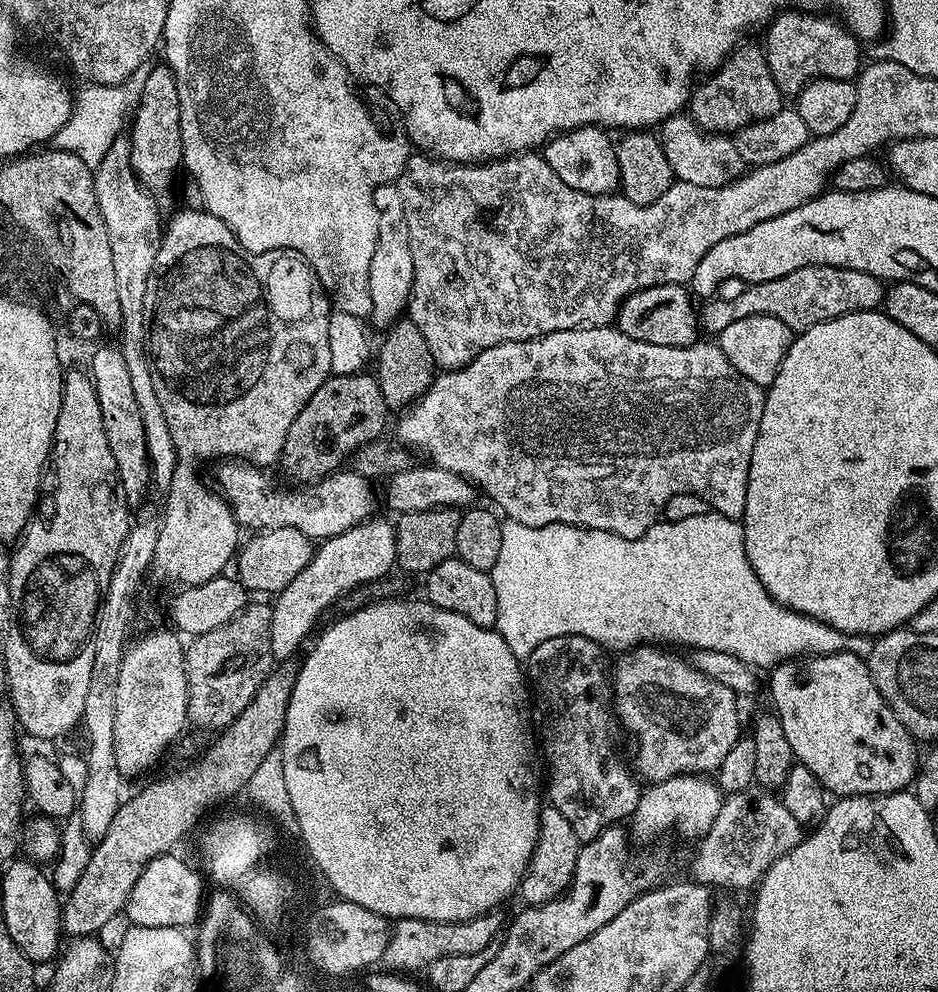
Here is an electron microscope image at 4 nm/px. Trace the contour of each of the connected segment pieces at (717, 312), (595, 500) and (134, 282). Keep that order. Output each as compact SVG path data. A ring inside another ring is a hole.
M811 264L802 266L802 270L793 270L782 278L770 278L770 282L758 282L741 287L737 296L712 298L704 309L698 312L698 324L712 334L726 330L741 318L751 318L753 314L770 314L778 322L786 322L793 333L799 334L810 326L821 324L824 320L833 320L851 312L874 312L883 305L885 285L876 276L862 270L835 268ZM721 299L721 300L720 300Z
M615 326L558 330L538 338L490 346L490 350L482 350L482 354L474 357L471 364L441 371L433 379L432 385L424 391L424 395L403 413L405 416L396 428L395 439L405 449L415 450L417 453L425 452L429 456L427 459L442 470L464 476L483 495L485 492L490 499L496 500L495 507L507 519L517 520L519 524L535 528L551 524L569 524L579 528L606 530L622 538L637 540L663 517L666 502L670 502L674 494L694 494L706 501L711 511L720 512L731 520L743 521L746 510L746 486L750 478L750 454L754 454L754 442L758 438L758 426L762 422L764 394L765 389L750 382L750 378L742 378L742 374L738 374L738 370L730 366L730 358L722 354L720 345L716 342L695 342L686 345L685 348L679 348L635 341Z
M117 138L106 151L101 164L92 173L92 185L94 198L98 198L102 222L106 222L106 234L110 234L114 274L118 274L118 300L122 306L124 332L124 342L120 342L118 347L126 358L126 370L130 370L134 398L138 401L138 412L142 414L142 428L146 430L146 454L152 468L152 488L166 490L176 473L176 447L174 438L170 438L170 426L166 422L162 402L158 402L158 394L154 390L144 331L146 282L154 270L162 235L160 208L156 205L159 203L157 197L150 195L134 174L134 166L130 162L130 143L124 138Z

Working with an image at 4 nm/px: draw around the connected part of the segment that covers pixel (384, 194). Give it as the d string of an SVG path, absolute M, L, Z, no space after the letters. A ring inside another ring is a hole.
M383 184L374 192L374 210L378 210L378 242L374 258L370 258L370 320L384 330L405 315L412 296L414 258L410 250L410 226L406 226L406 206L402 206L402 194L396 184Z

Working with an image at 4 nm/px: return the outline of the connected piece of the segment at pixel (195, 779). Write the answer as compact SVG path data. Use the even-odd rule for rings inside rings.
M280 662L258 686L254 698L238 714L234 723L219 733L220 736L204 752L201 760L193 762L189 768L164 776L153 784L145 786L141 792L125 799L110 822L110 830L102 839L95 841L92 857L78 878L78 886L63 901L62 928L69 937L93 936L128 906L128 899L134 890L134 882L142 870L156 856L173 851L172 848L215 804L228 800L247 789L254 770L258 770L262 758L279 745L284 735L286 710L290 706L290 694L294 690L297 665Z

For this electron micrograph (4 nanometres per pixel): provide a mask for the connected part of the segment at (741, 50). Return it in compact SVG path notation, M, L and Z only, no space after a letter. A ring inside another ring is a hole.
M747 43L737 44L720 67L715 72L707 73L692 89L690 115L696 125L706 132L734 134L739 128L770 118L785 107L786 97L778 90L774 74L770 74L763 47L759 43Z

